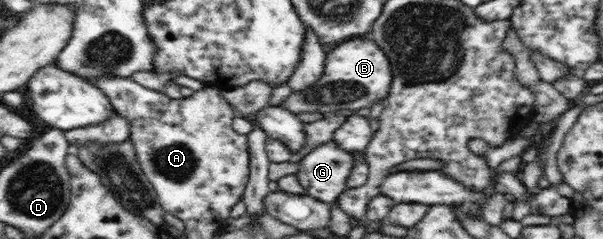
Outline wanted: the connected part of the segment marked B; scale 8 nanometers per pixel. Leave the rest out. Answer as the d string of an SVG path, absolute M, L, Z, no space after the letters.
M370 37L353 38L335 44L335 48L325 55L323 76L313 88L301 93L291 90L291 95L283 101L282 106L295 115L319 112L327 116L341 109L355 111L388 97L392 80L391 62L375 41Z

